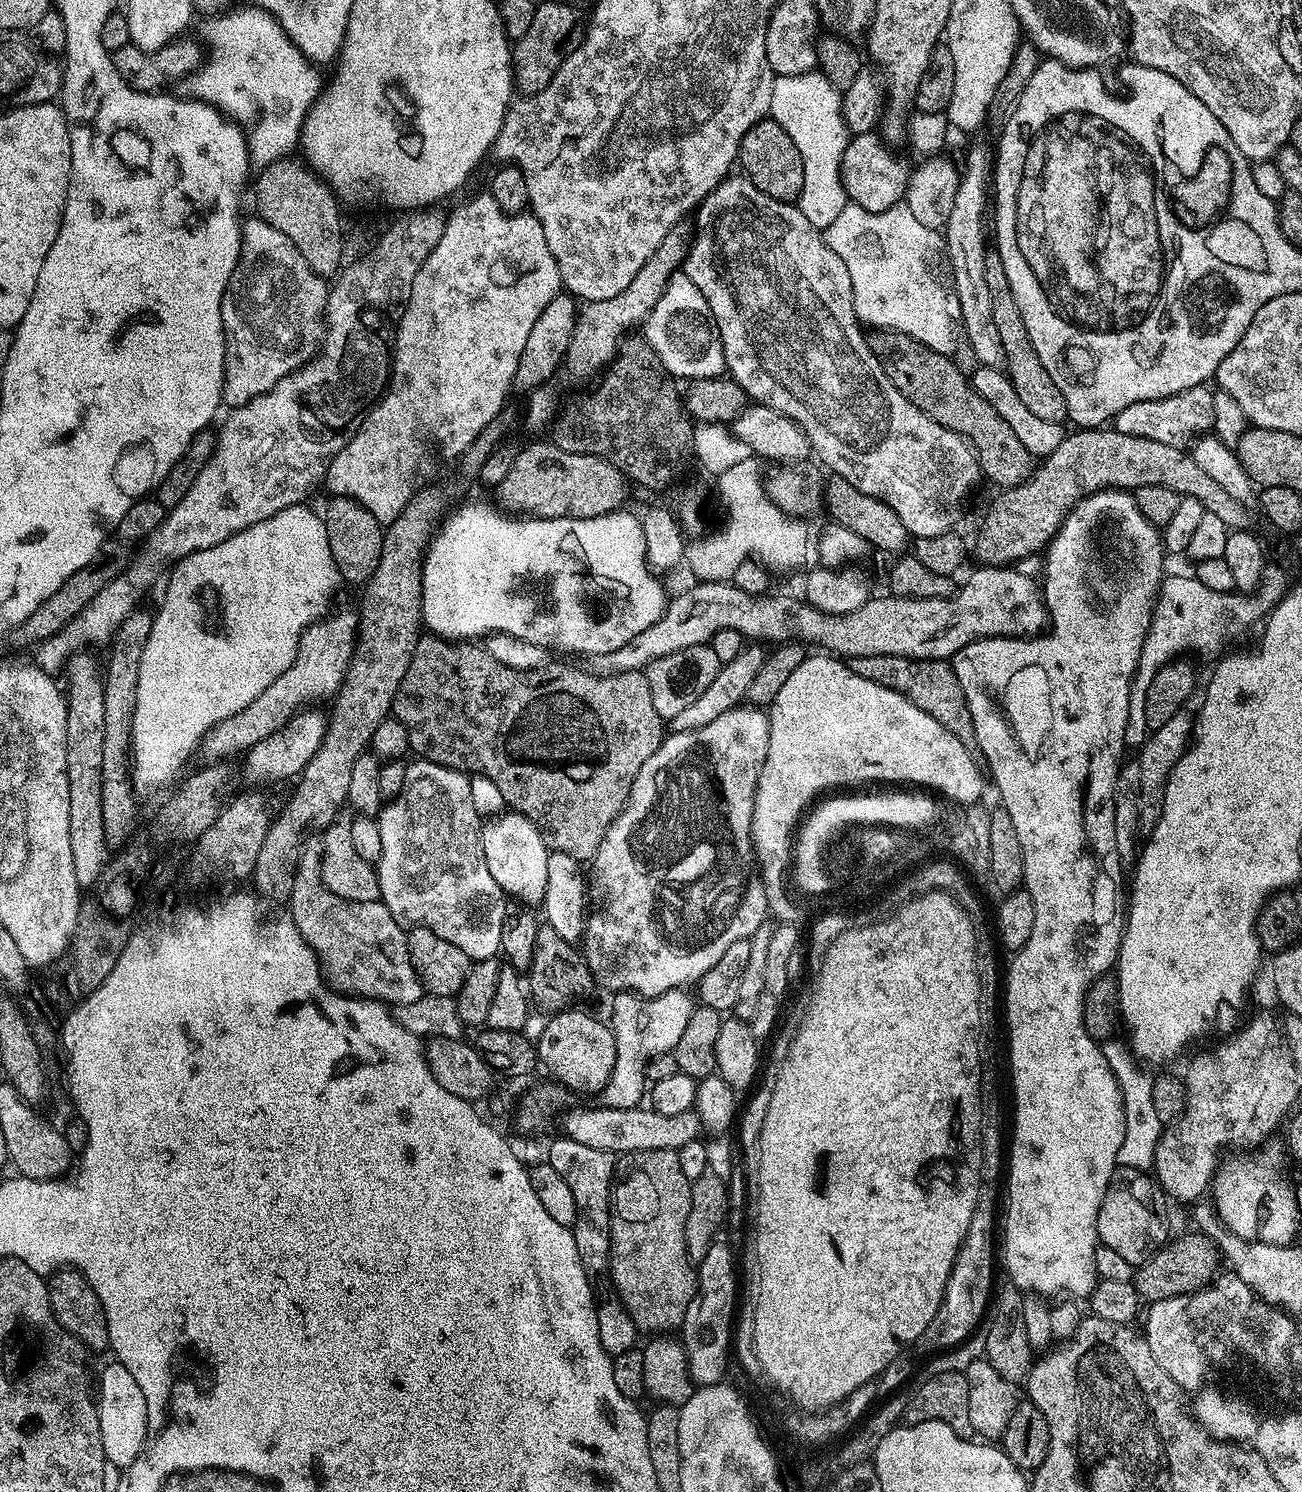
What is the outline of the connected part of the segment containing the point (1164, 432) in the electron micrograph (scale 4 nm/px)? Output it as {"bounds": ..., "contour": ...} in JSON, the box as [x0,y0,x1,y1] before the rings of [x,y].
{"bounds":[1114,384,1214,444],"contour":[[[1199,384],[1190,390],[1182,390],[1178,394],[1170,394],[1166,398],[1134,402],[1134,406],[1126,406],[1115,418],[1114,427],[1122,434],[1134,434],[1142,438],[1154,438],[1154,442],[1174,444],[1184,442],[1188,436],[1200,436],[1213,431],[1214,392],[1208,386]]]}

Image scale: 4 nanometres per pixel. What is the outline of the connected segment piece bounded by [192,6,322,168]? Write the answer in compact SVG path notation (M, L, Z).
M255 6L238 8L216 19L210 26L208 40L214 58L193 77L193 97L219 108L229 119L240 123L248 142L249 161L255 167L261 168L287 157L289 151L297 147L304 121L321 91L317 69L298 51L280 24Z

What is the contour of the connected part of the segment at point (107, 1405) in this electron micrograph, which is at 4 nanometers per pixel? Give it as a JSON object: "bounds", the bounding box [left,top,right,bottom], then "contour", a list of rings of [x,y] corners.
{"bounds":[98,1361,148,1470],"contour":[[[111,1361],[100,1374],[98,1374],[98,1418],[102,1426],[102,1450],[104,1451],[104,1459],[107,1463],[118,1466],[122,1470],[128,1468],[134,1458],[138,1458],[138,1454],[144,1451],[144,1444],[148,1441],[148,1419],[146,1418],[146,1398],[139,1389],[138,1382],[131,1377],[130,1370],[126,1366],[117,1361]]]}

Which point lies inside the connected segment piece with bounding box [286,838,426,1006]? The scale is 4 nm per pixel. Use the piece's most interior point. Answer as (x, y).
(364, 953)

